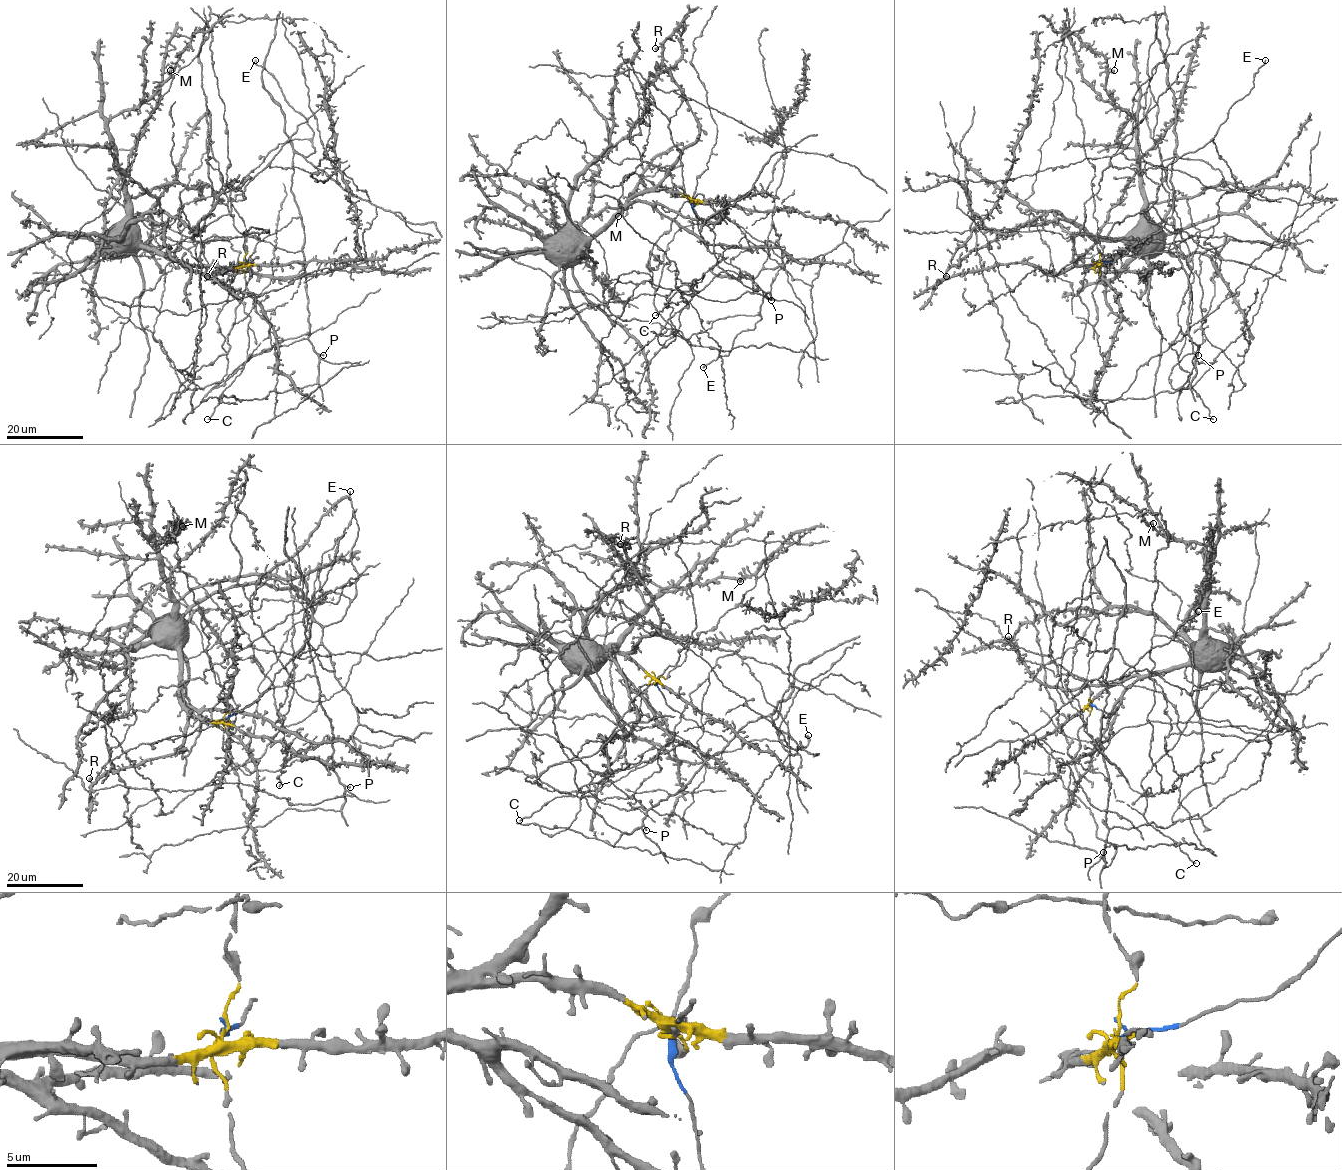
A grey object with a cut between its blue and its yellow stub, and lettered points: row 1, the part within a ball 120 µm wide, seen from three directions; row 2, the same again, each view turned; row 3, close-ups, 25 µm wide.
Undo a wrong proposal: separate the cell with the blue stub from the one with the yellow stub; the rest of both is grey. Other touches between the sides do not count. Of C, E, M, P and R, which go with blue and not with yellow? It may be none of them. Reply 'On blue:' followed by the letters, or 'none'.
On blue: E, P

